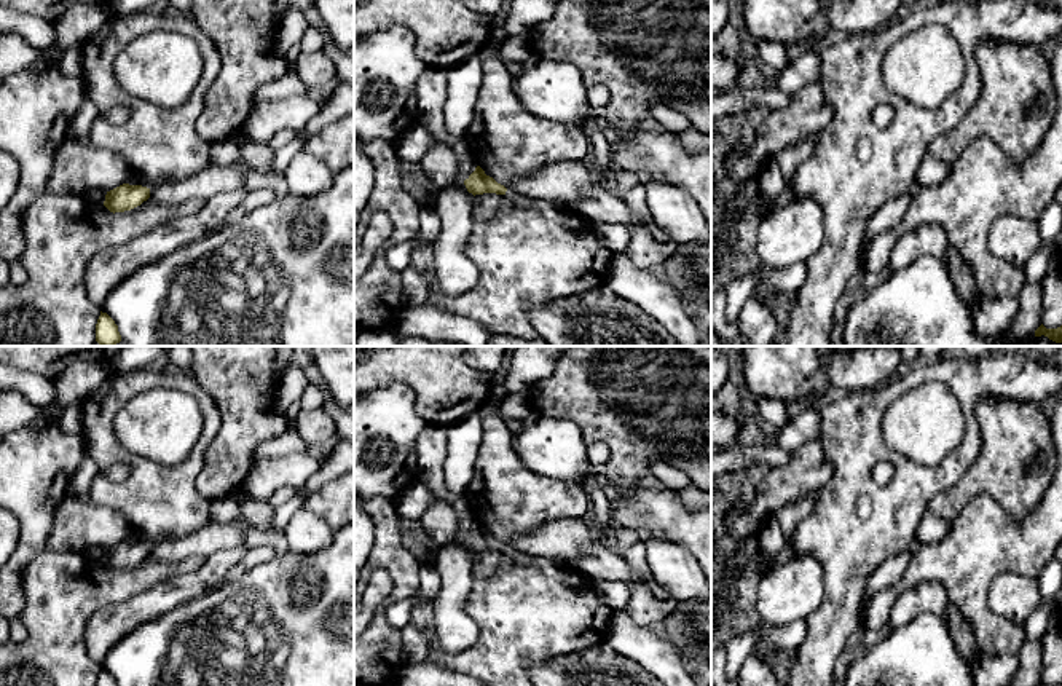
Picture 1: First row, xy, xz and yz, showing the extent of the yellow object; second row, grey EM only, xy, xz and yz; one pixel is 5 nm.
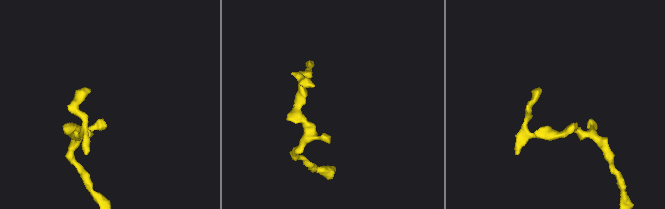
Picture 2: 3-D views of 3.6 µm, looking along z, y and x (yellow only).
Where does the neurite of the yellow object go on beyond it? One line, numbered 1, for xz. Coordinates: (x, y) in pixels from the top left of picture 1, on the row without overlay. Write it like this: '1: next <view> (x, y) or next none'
1: next xz (520, 557)

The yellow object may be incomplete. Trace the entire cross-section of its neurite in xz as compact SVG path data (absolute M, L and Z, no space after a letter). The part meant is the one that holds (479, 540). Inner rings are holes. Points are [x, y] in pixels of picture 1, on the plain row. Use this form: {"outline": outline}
{"outline": "M477 523L475 528L464 538L464 542L467 549L474 554L483 550L496 550L504 552L517 563L528 563L531 560L531 555L505 546L504 542L498 541L493 534L486 533L480 523Z"}

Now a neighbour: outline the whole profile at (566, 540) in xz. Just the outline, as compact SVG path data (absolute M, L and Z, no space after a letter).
M561 518L541 526L531 534L515 538L509 547L531 557L549 557L576 568L579 558L593 546L593 531L582 518Z

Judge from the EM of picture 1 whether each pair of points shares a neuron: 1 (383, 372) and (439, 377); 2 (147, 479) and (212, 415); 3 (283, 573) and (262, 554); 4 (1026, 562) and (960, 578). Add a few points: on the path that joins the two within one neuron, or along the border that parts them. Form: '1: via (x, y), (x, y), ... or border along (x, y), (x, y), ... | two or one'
1: via (397, 372), (424, 372) | one
2: via (169, 479), (174, 479), (196, 457), (206, 437) | one
3: border along (275, 555), (267, 562), (254, 565), (236, 579) | two
4: via (1010, 562), (976, 562) | one

